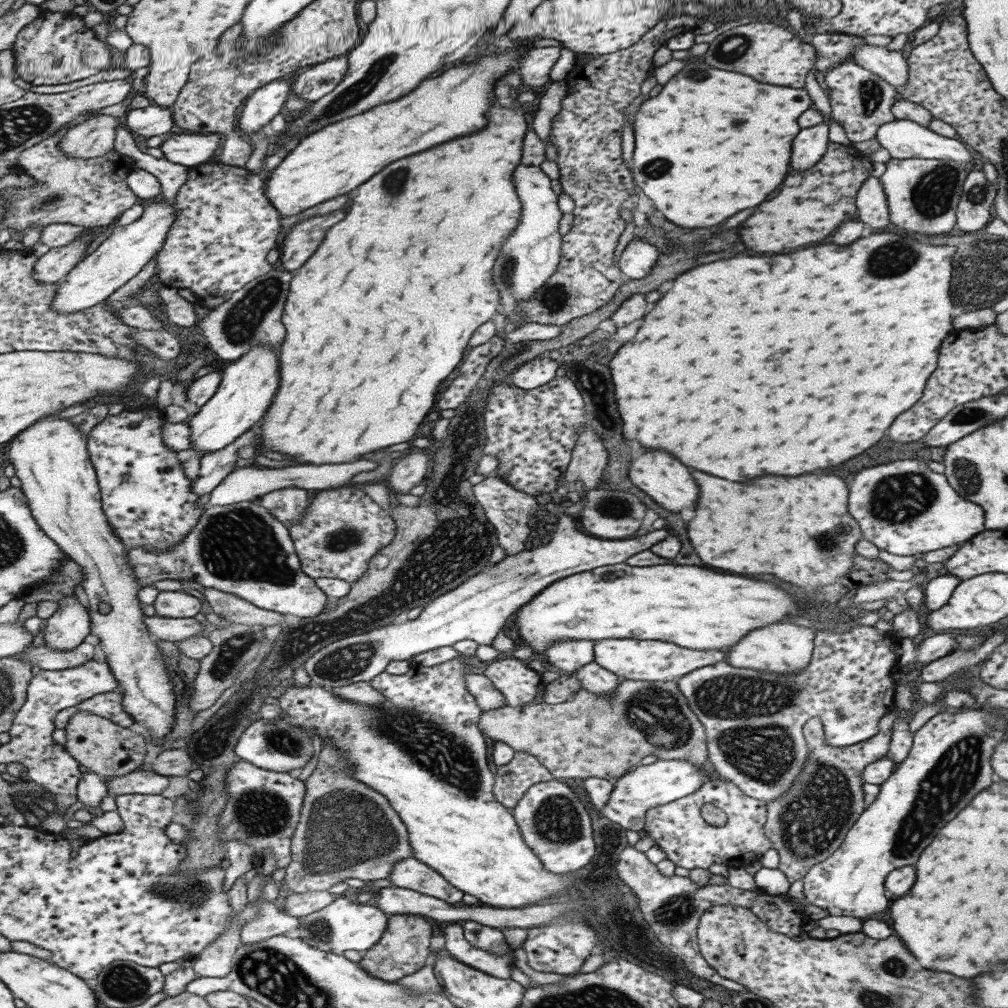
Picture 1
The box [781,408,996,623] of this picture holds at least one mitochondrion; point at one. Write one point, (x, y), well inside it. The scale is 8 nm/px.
(900, 500)

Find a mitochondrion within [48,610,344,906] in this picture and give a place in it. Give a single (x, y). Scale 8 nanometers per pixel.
(258, 813)

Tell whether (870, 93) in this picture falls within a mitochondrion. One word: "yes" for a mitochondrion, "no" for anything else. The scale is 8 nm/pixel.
yes

